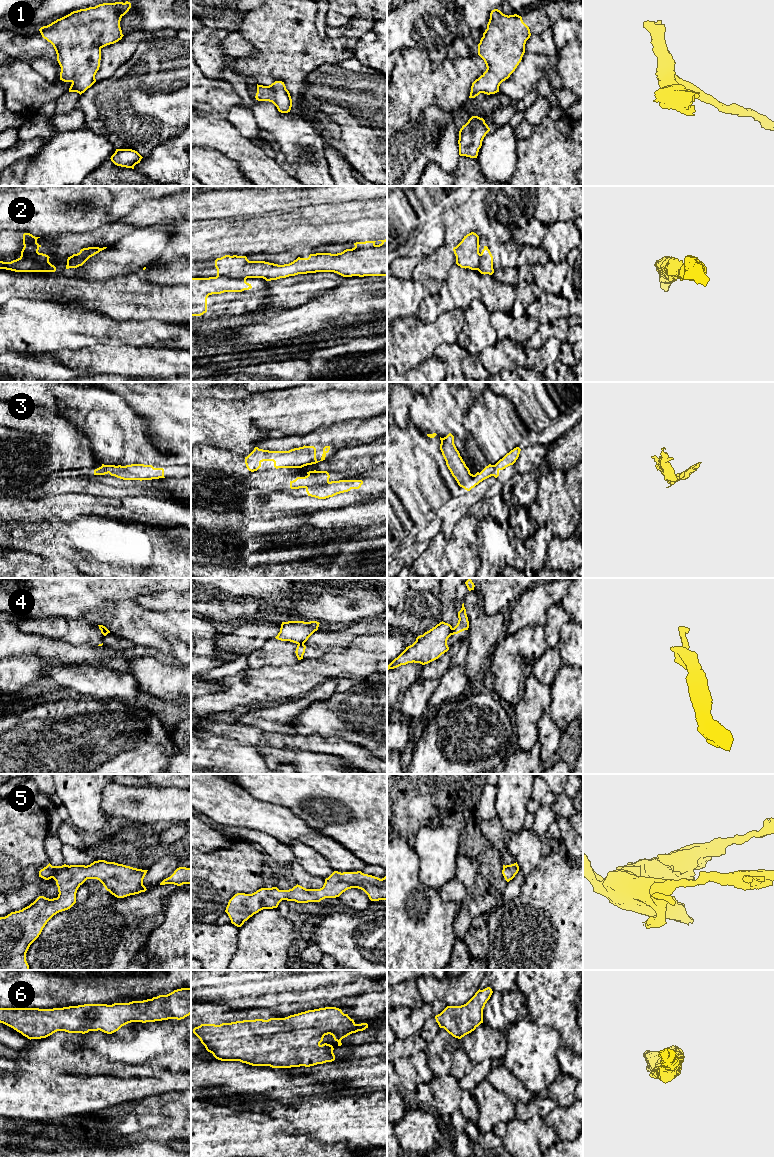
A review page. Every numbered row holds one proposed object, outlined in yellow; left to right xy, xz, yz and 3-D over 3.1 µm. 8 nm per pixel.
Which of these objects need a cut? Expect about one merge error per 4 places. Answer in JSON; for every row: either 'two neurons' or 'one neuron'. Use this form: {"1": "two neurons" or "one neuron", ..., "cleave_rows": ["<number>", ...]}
{"1": "one neuron", "2": "two neurons", "3": "two neurons", "4": "two neurons", "5": "one neuron", "6": "one neuron", "cleave_rows": ["2", "3", "4"]}

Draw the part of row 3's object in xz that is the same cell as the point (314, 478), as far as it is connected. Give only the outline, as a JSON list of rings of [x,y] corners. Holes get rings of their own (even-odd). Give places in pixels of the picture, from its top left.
[[[309,471],[305,477],[297,477],[290,481],[291,489],[314,487],[329,482],[330,475],[327,471]]]

